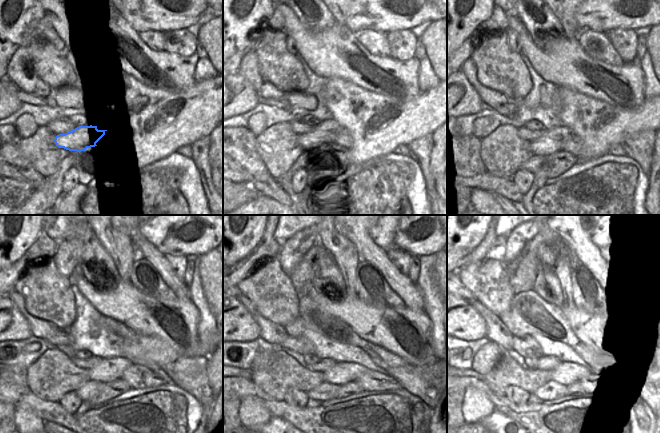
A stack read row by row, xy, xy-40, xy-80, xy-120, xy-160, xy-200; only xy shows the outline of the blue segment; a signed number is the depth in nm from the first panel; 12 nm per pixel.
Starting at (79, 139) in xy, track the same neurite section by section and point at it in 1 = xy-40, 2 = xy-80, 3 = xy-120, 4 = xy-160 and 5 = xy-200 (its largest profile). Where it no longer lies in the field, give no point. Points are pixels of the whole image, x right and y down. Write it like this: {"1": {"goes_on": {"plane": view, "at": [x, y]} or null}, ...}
{"1": {"goes_on": {"plane": "xy-40", "at": [316, 140]}}, "2": {"goes_on": {"plane": "xy-80", "at": [549, 142]}}, "3": {"goes_on": {"plane": "xy-120", "at": [107, 370]}}, "4": {"goes_on": {"plane": "xy-160", "at": [342, 372]}}, "5": {"goes_on": {"plane": "xy-200", "at": [566, 373]}}}

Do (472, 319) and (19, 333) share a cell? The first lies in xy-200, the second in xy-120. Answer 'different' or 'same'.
same

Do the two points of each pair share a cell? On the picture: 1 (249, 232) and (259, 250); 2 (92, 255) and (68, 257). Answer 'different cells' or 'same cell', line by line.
1: different cells
2: different cells

